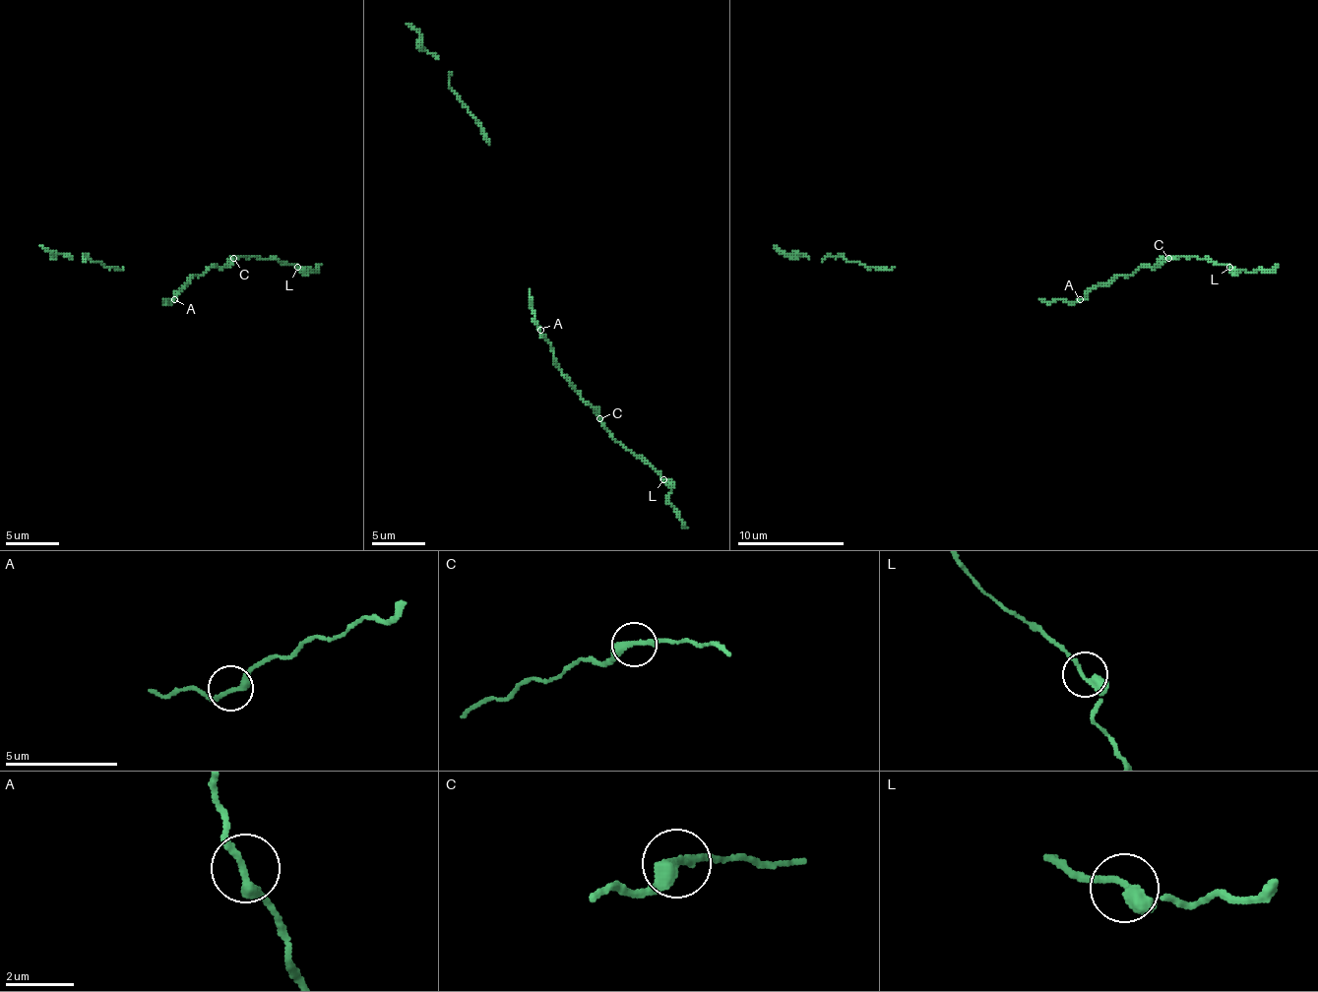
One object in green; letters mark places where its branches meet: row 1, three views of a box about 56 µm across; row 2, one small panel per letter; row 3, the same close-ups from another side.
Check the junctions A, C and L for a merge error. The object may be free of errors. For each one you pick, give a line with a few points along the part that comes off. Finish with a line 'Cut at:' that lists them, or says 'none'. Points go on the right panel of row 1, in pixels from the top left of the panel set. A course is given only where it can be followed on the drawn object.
Cut at: none

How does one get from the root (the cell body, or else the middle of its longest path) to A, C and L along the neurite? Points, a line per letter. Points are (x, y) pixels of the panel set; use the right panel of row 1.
A: (1047, 302), (1080, 299)
C: (1047, 302), (1080, 302), (1093, 288), (1111, 283), (1120, 276), (1130, 276), (1168, 259)
L: (1047, 302), (1080, 302), (1093, 288), (1141, 267), (1155, 267), (1162, 259), (1197, 256), (1229, 267)

